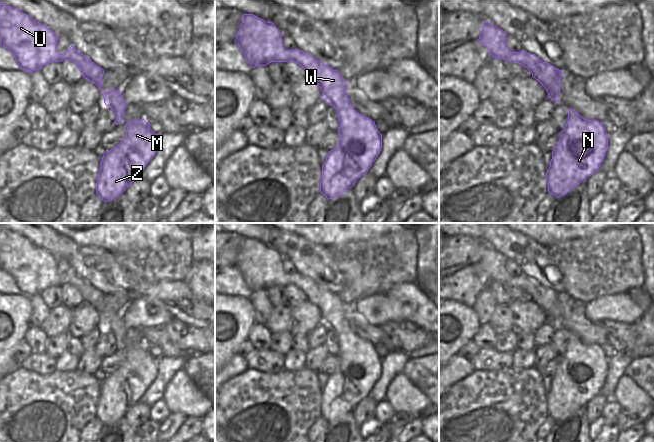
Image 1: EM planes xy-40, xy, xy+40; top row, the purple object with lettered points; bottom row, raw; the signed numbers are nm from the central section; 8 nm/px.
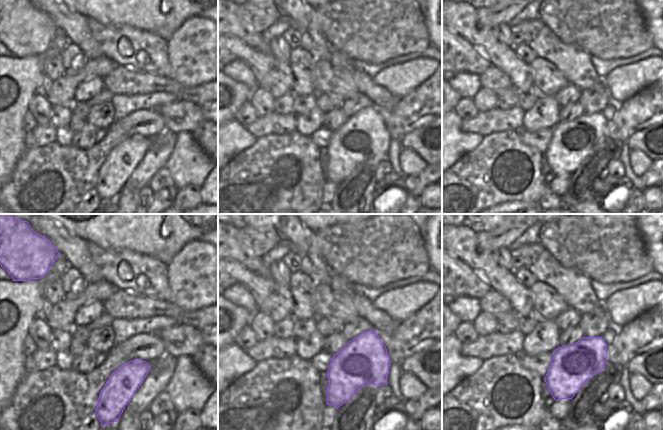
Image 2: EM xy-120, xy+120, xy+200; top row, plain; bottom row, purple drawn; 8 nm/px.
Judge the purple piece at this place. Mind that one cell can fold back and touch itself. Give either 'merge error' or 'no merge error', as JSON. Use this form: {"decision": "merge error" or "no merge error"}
{"decision": "no merge error"}

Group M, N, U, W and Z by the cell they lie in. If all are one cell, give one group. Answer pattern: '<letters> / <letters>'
M N U W Z

